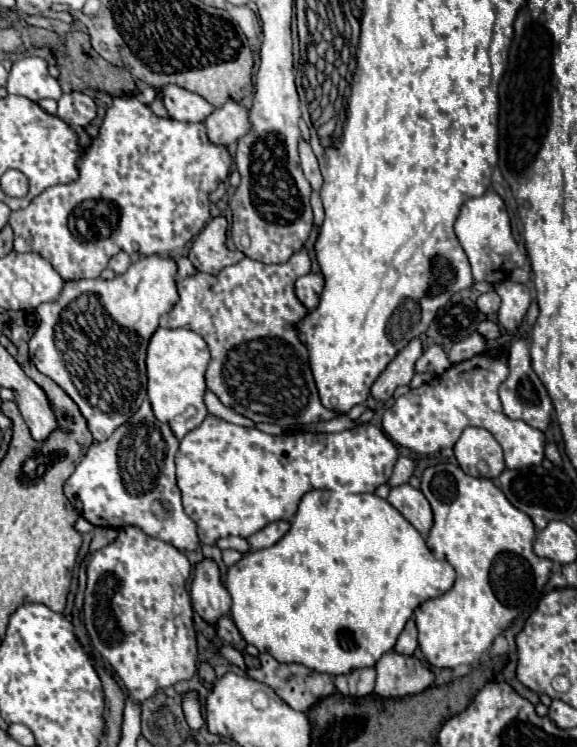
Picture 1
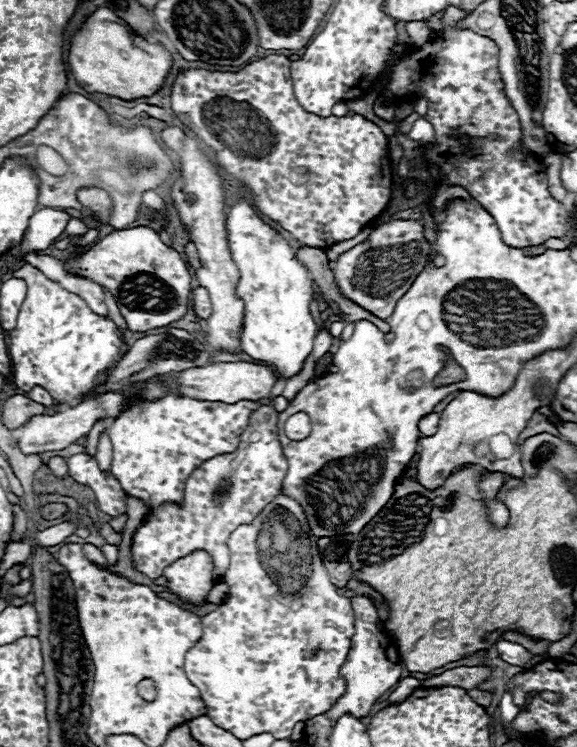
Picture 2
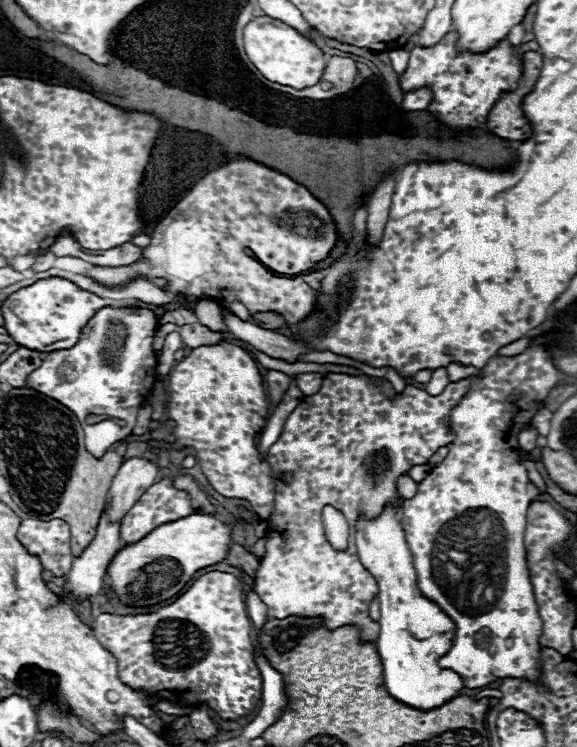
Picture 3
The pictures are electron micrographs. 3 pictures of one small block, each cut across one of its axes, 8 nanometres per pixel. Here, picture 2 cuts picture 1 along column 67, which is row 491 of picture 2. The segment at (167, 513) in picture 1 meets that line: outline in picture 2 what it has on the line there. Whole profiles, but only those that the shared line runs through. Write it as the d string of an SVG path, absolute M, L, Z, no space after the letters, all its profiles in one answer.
M492 472L486 480L480 482L480 492L484 494L484 500L492 500L498 492L498 488L502 486L502 480L504 480L504 474L500 472Z

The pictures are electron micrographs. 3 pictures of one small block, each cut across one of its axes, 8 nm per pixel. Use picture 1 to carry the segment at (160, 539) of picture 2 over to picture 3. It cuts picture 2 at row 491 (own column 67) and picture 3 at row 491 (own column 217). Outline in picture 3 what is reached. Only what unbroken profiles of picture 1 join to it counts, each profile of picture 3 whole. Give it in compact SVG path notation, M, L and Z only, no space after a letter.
M164 476L160 482L152 484L134 502L134 506L130 508L130 512L122 518L122 526L120 526L122 542L124 542L124 546L126 544L136 544L138 540L142 540L142 536L148 536L154 528L158 528L162 524L168 524L168 522L174 522L174 520L180 520L180 518L186 518L190 514L194 514L194 508L192 508L192 500L190 500L188 492L174 488L174 484L170 482L170 478Z

